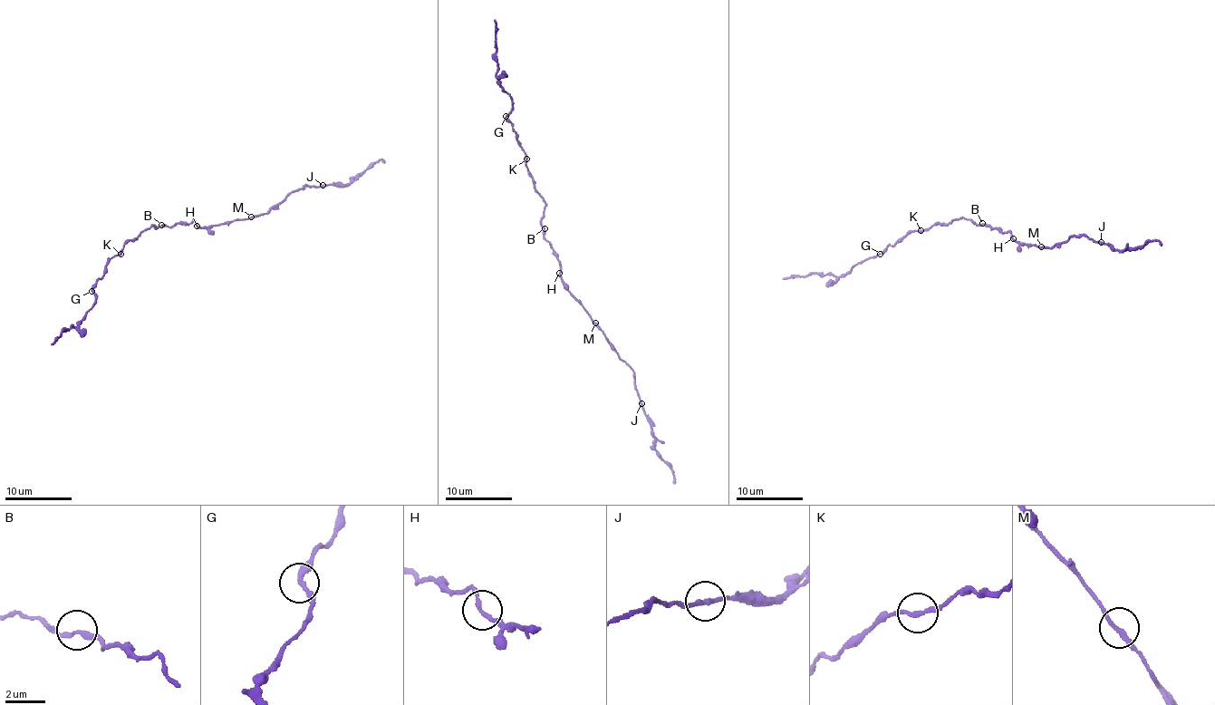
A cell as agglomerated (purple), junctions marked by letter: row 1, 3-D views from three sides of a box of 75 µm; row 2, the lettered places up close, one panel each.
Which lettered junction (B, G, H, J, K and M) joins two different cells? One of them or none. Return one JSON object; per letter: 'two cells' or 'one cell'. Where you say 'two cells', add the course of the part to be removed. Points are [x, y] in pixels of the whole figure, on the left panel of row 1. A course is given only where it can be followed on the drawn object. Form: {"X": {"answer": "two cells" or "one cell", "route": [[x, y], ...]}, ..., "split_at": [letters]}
{"B": {"answer": "one cell"}, "G": {"answer": "one cell"}, "H": {"answer": "one cell"}, "J": {"answer": "two cells", "route": [[323, 185], [349, 183], [378, 160], [385, 162]]}, "K": {"answer": "one cell"}, "M": {"answer": "one cell"}, "split_at": ["J"]}

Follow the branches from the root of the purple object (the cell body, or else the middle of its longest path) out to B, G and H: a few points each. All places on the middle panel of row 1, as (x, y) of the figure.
B: (552, 249), (544, 236), (544, 228)
G: (552, 249), (544, 237), (542, 226), (544, 200), (534, 187), (525, 152), (512, 124), (506, 116)
H: (552, 249), (560, 262), (559, 273)

